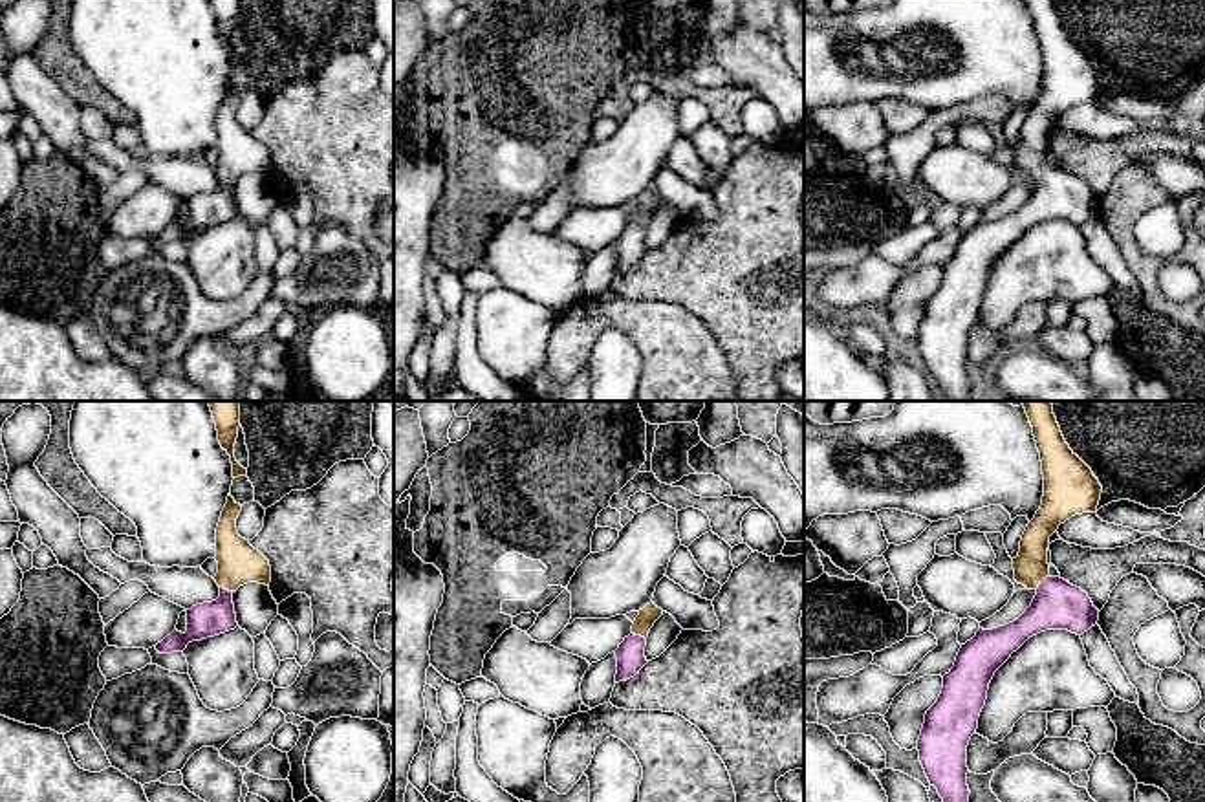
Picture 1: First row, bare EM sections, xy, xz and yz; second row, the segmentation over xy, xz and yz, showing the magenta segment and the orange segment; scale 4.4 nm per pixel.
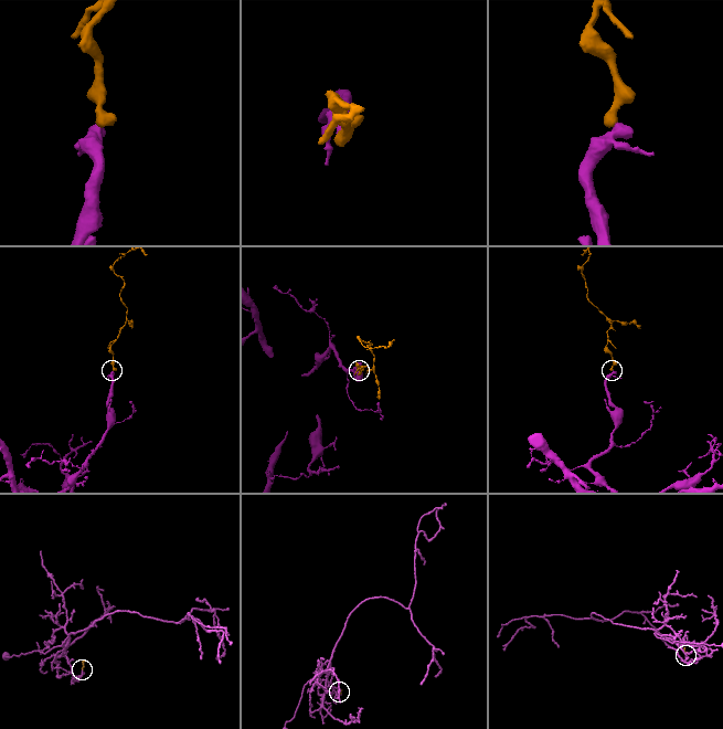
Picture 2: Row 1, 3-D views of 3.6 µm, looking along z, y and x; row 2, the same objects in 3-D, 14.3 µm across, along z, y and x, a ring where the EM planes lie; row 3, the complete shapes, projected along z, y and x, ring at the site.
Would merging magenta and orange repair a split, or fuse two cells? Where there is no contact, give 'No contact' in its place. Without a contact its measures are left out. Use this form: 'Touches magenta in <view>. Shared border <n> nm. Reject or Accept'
Touches magenta in yz. Shared border 90 nm. Accept

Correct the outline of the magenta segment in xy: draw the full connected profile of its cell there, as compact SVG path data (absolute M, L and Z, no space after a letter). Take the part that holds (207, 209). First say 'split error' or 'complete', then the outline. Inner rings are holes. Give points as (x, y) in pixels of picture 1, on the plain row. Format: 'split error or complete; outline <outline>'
split error; outline M229 82L216 117L214 148L218 152L218 163L214 170L220 176L220 187L212 192L196 194L187 200L187 222L181 223L174 220L167 225L156 234L159 244L183 242L192 231L201 231L234 220L238 212L233 183L247 172L269 176L269 150L236 121L236 108L240 101L242 95L236 93Z

